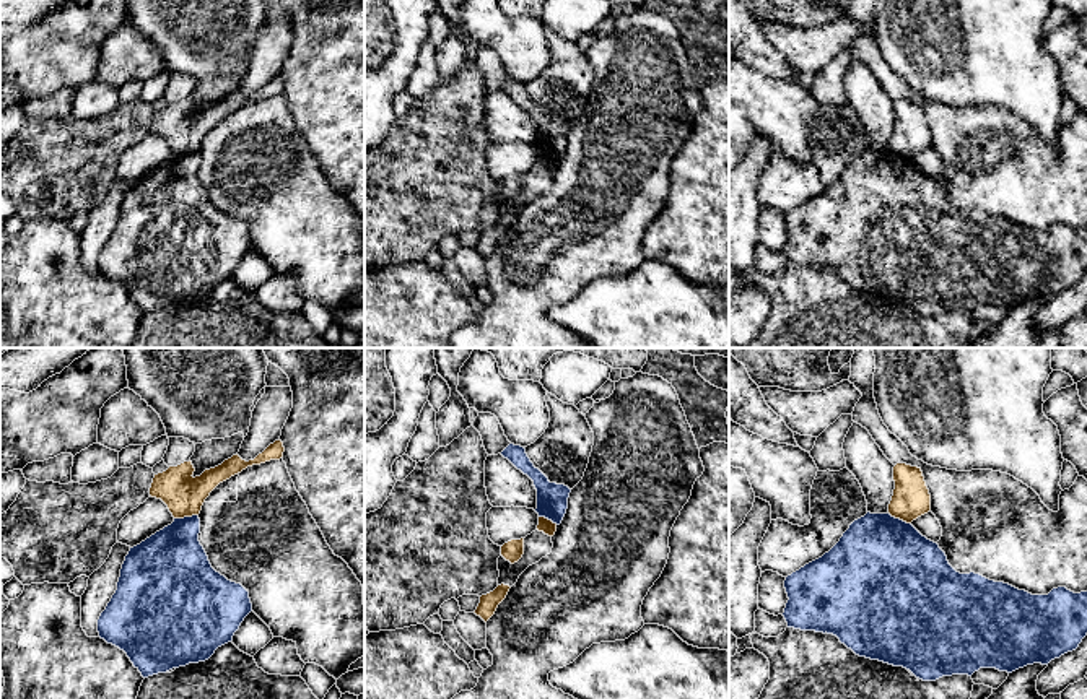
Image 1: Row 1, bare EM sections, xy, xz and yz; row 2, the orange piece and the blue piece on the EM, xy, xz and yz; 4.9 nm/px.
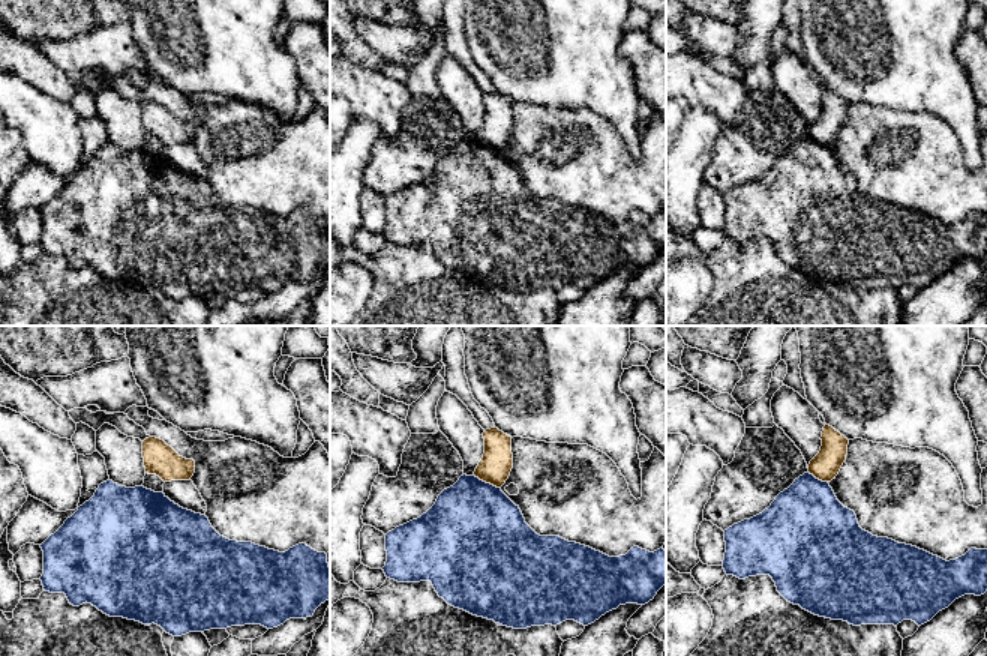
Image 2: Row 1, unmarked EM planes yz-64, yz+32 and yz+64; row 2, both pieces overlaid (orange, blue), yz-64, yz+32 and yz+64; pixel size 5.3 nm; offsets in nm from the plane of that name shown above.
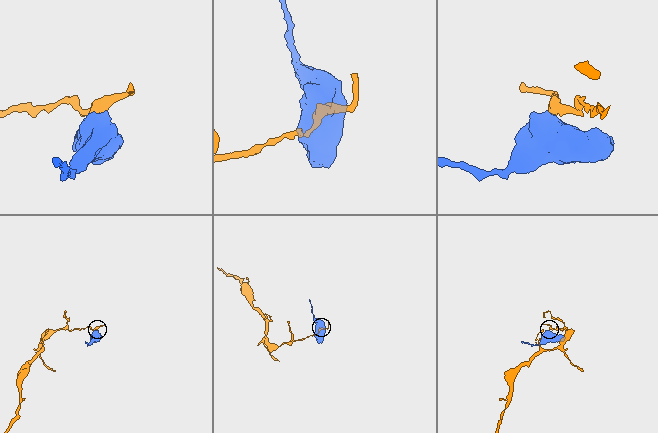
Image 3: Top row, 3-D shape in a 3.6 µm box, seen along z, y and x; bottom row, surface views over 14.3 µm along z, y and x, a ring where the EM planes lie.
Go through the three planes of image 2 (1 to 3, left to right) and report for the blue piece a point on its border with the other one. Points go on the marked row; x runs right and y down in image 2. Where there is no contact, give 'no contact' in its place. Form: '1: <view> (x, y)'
1: no contact
2: yz+32 (488, 482)
3: yz+64 (818, 478)

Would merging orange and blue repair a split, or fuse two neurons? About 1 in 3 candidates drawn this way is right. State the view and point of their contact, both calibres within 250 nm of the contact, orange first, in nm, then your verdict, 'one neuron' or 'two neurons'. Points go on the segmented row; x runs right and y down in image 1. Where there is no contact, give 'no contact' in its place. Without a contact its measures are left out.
meets orange in xy at (186, 516); 200 nm thick on the orange side, 340 nm on the other; two neurons

